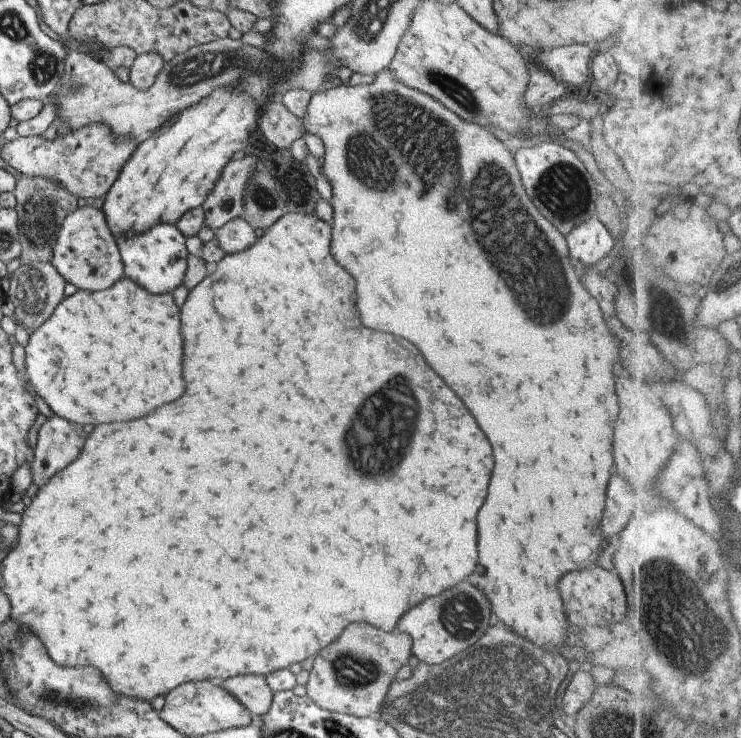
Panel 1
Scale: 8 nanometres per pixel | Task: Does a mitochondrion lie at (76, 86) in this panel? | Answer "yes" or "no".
yes

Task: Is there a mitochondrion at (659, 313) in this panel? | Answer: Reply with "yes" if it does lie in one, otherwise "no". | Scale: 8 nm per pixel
yes

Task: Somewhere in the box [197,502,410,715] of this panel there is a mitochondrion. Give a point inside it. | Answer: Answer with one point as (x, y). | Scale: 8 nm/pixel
(352, 668)

